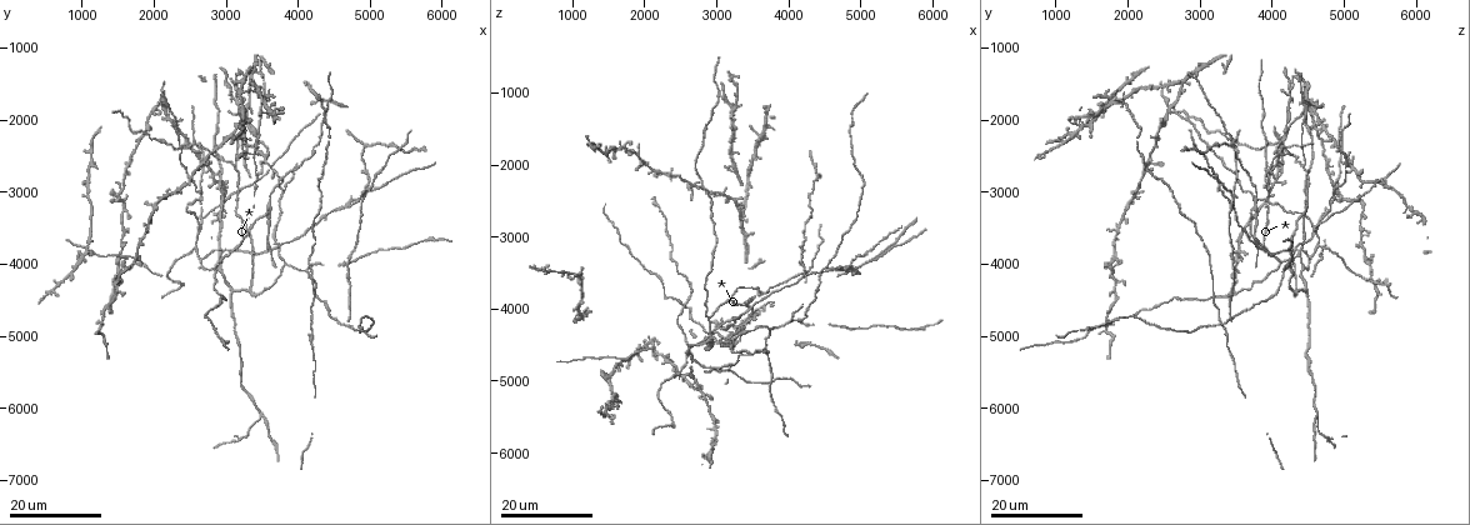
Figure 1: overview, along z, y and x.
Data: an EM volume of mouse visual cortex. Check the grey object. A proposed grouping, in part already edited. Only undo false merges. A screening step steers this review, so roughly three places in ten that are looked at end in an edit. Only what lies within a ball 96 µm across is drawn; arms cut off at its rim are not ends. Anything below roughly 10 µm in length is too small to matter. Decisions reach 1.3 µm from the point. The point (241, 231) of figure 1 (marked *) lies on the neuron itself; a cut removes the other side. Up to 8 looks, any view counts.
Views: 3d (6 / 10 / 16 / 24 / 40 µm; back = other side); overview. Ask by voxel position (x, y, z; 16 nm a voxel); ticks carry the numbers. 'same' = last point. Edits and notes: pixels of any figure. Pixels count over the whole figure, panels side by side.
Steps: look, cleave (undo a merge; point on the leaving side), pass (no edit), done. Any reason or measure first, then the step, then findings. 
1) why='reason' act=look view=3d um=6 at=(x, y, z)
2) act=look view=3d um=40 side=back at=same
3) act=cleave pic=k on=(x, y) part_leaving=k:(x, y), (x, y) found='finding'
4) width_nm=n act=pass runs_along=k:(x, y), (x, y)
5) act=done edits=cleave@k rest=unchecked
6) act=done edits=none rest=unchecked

why='three-way junction' act=look view=3d um=16 at=(2850, 3950, 4150)

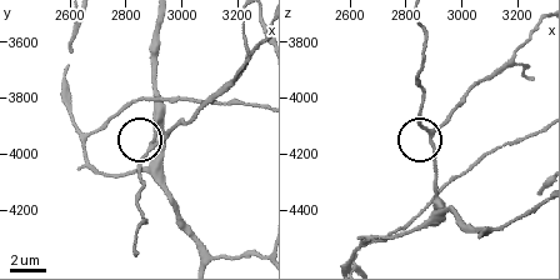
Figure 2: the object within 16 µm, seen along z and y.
why='zoom in' act=look view=3d um=6 at=(2890, 3970, 4120)

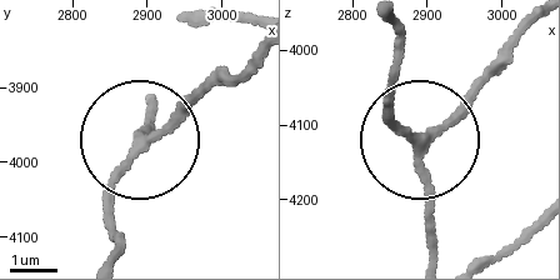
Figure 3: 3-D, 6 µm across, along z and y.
act=look view=3d um=6 side=back at=(2890, 3975, 4130)

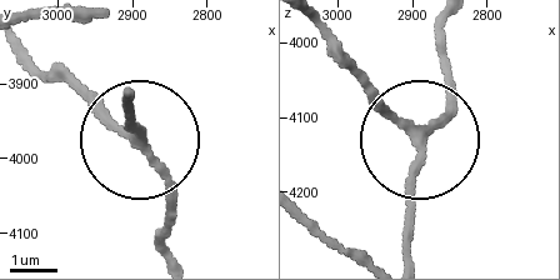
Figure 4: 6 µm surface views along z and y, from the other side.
side_arm_um=72 act=pass runs_along=4:(315, 28), (403, 123), (423, 128), (451, 79) found='one neuron here'

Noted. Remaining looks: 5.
why='three-way junction' act=look view=3d um=24 at=(4150, 4100, 4150)

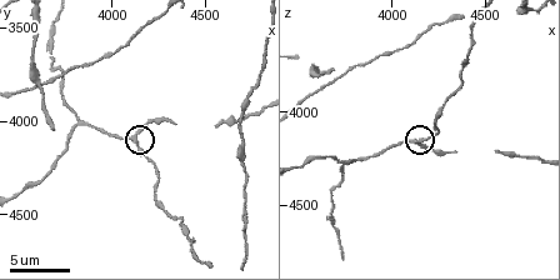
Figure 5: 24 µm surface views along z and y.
act=look view=3d um=10 at=(4120, 4080, 4160)

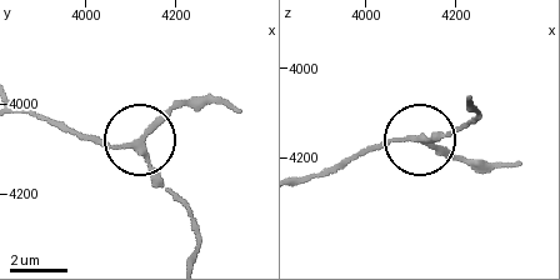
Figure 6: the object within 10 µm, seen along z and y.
arms=3 act=pass runs_along=6:(21, 109), (121, 145), (165, 124), (191, 98) found='one neuron here'

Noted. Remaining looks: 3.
why='thin arm on a thick one' act=look view=3d um=24 at=(2700, 3350, 4650)

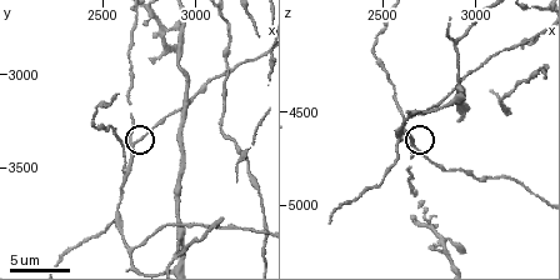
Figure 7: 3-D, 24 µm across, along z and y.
act=look view=3d um=10 at=(2680, 3360, 4700)

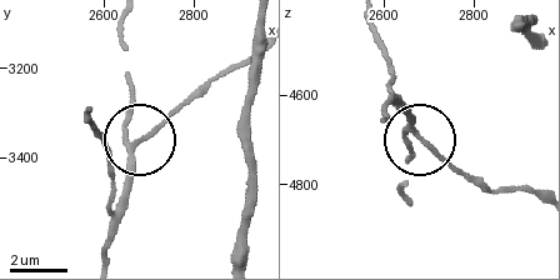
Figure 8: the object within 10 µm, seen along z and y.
width_nm=150 act=pass runs_along=8:(108, 253), (131, 145), (184, 98) found='one neuron here'

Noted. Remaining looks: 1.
why='a fork' act=look view=3d um=16 at=(2600, 3740, 4640)

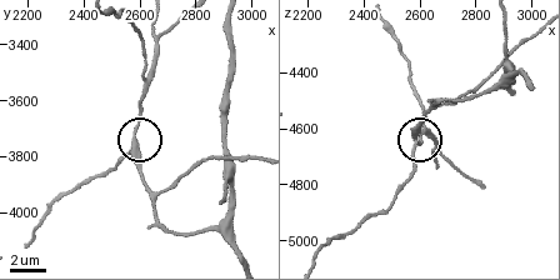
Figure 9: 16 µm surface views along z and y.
act=pass found='all the same neuron'

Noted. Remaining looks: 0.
act=done edits=none rest=unchecked

